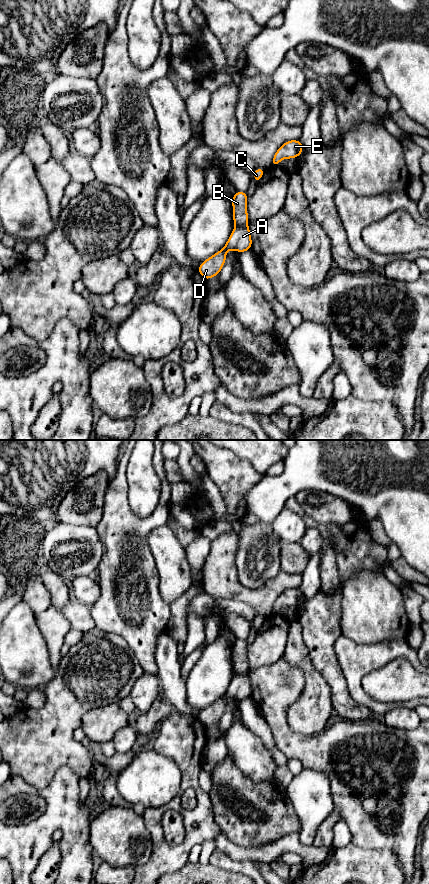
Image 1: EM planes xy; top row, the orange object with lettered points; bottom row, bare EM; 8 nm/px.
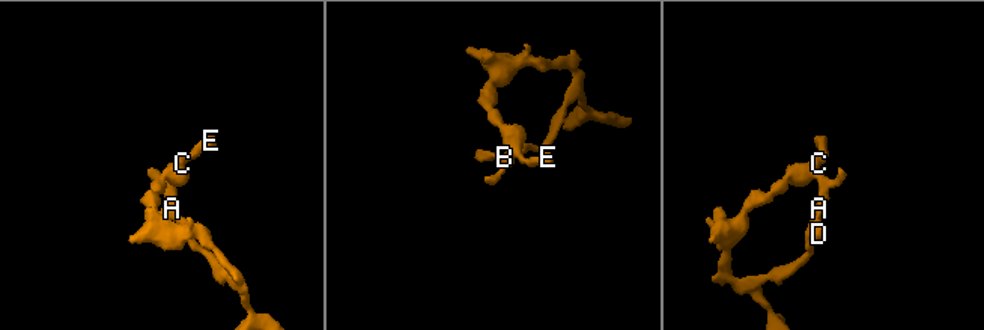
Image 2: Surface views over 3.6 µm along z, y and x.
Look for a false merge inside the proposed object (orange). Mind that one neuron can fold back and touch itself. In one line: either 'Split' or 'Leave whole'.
Split

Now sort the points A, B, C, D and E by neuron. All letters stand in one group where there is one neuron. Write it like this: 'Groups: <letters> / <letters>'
Groups: A D / B C E

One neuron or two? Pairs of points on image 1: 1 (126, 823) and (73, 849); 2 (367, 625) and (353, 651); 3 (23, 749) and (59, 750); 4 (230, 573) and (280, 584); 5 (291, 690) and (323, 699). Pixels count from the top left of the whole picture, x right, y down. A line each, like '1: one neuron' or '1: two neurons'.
1: two neurons
2: two neurons
3: one neuron
4: one neuron
5: two neurons

